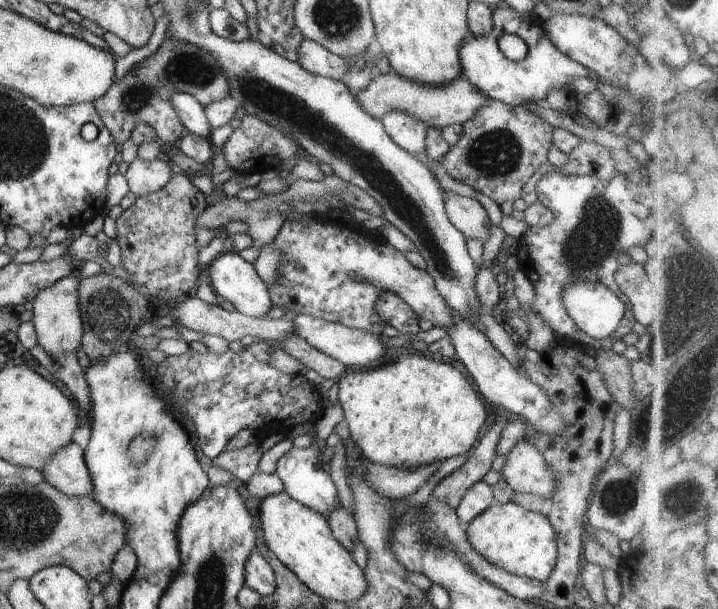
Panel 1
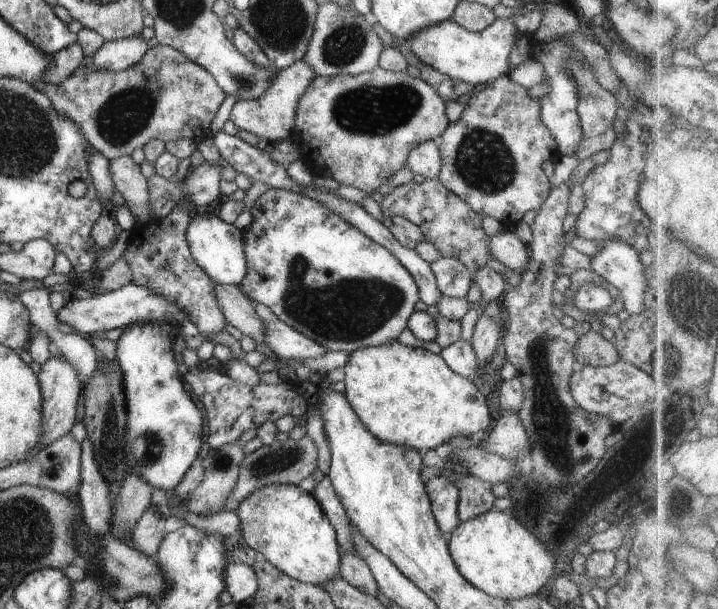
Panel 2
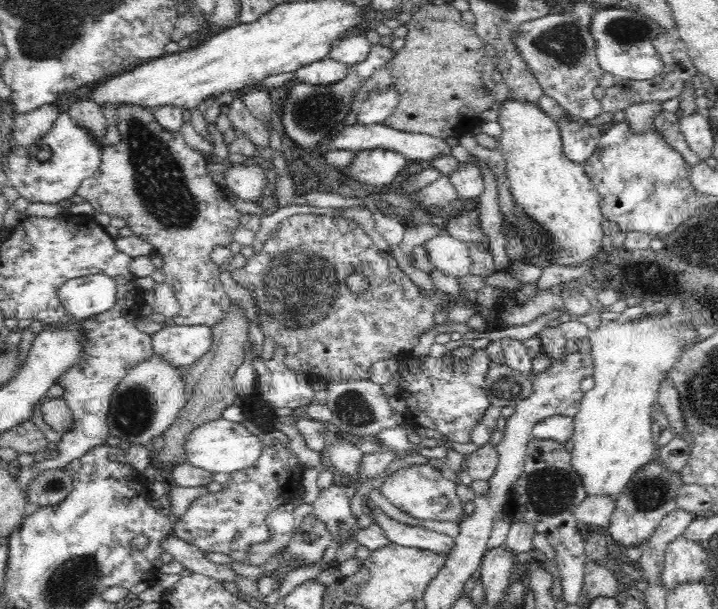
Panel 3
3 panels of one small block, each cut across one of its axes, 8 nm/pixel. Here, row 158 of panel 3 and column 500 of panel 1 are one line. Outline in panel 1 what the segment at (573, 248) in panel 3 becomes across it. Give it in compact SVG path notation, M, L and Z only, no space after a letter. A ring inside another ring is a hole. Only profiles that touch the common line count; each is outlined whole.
M494 502L465 524L464 529L472 546L492 565L497 565L507 573L546 581L557 565L556 533L550 521L544 515L528 511L516 503Z

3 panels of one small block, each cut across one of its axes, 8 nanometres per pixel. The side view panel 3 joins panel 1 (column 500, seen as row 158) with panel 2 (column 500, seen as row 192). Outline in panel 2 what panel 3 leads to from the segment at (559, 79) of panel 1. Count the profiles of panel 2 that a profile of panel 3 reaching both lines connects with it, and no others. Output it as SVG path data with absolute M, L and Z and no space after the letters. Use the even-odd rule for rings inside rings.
M512 18L496 19L482 32L472 32L456 24L453 19L443 20L416 32L408 41L410 50L424 64L450 76L452 80L462 80L473 87L498 77L506 76L512 68L508 66L509 54L514 48Z

